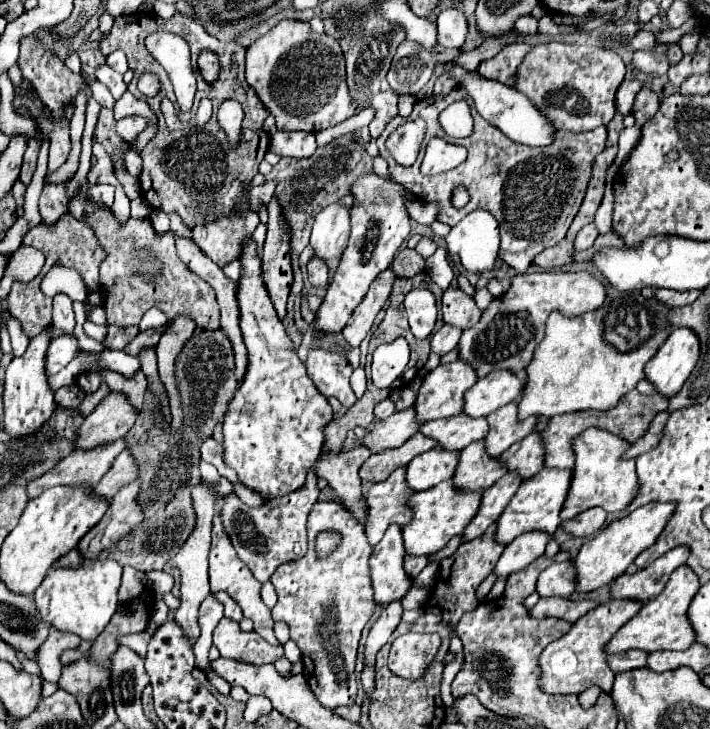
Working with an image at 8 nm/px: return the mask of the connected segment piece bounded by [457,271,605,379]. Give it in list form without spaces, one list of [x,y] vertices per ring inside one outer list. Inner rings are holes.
[[[537,271],[525,273],[511,279],[509,291],[493,299],[479,323],[471,329],[465,329],[461,341],[457,345],[459,359],[467,365],[475,367],[477,379],[489,375],[491,371],[507,369],[511,373],[521,373],[531,357],[535,347],[543,339],[545,321],[551,311],[559,311],[567,317],[577,317],[587,311],[595,311],[605,301],[603,285],[591,273],[575,273],[575,271]]]

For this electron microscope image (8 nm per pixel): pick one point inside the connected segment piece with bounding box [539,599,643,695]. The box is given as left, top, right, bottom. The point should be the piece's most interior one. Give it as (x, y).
(578, 660)

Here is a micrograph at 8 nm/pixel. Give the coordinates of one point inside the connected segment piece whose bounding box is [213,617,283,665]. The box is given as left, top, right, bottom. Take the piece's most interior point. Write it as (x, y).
(228, 638)

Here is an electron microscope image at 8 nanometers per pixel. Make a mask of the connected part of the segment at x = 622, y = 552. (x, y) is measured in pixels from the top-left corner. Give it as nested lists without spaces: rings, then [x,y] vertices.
[[[649,503],[645,507],[635,509],[627,517],[613,521],[607,529],[603,529],[597,537],[593,537],[593,541],[587,541],[575,559],[575,573],[577,573],[575,591],[589,593],[603,585],[609,585],[613,579],[623,575],[625,569],[635,561],[635,557],[655,543],[655,539],[667,525],[673,509],[675,503]]]

